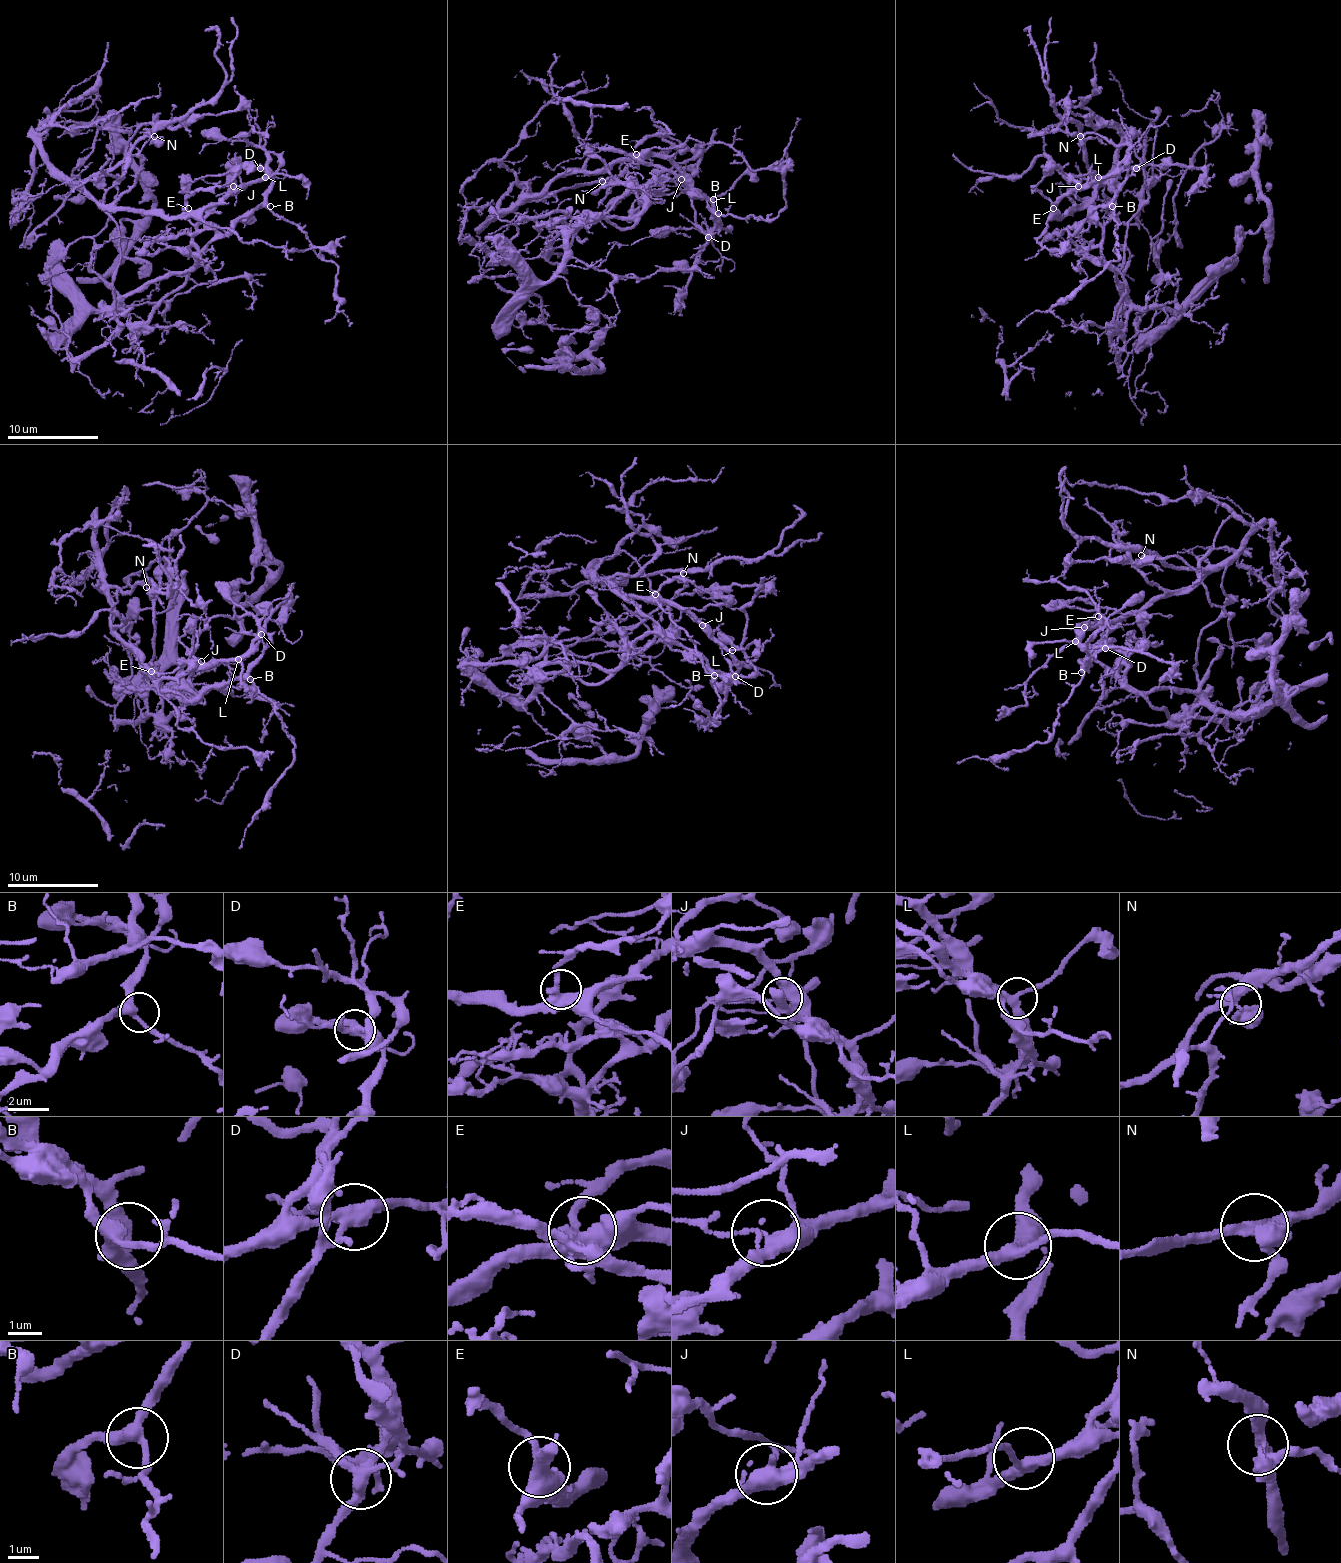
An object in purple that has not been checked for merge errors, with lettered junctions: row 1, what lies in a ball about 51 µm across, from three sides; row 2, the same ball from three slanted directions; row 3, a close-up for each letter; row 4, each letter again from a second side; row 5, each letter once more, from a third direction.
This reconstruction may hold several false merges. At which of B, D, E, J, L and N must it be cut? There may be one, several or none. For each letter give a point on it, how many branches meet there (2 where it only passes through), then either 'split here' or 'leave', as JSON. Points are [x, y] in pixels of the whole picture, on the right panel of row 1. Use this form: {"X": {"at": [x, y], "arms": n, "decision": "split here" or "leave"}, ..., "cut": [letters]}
{"B": {"at": [1112, 206], "arms": 3, "decision": "leave"}, "D": {"at": [1136, 168], "arms": 4, "decision": "split here"}, "E": {"at": [1053, 208], "arms": 4, "decision": "leave"}, "J": {"at": [1078, 186], "arms": 4, "decision": "split here"}, "L": {"at": [1098, 177], "arms": 3, "decision": "leave"}, "N": {"at": [1080, 136], "arms": 4, "decision": "leave"}, "cut": ["D", "J"]}

